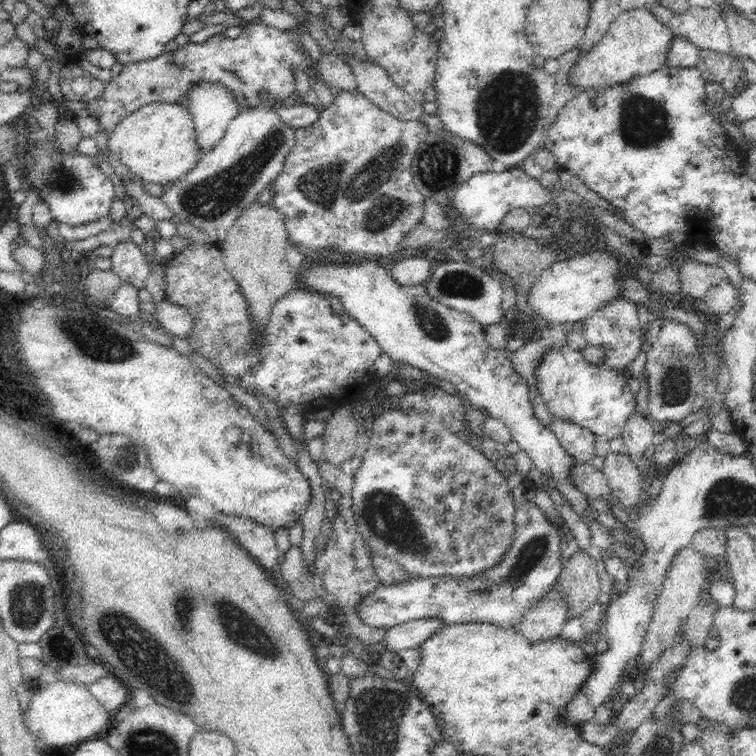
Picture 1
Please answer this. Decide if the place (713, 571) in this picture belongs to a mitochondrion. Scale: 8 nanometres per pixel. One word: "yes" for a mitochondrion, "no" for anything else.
no

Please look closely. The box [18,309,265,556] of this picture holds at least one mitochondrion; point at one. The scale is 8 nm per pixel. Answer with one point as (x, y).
(122, 452)

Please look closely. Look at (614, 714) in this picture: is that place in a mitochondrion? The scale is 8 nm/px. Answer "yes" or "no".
no

